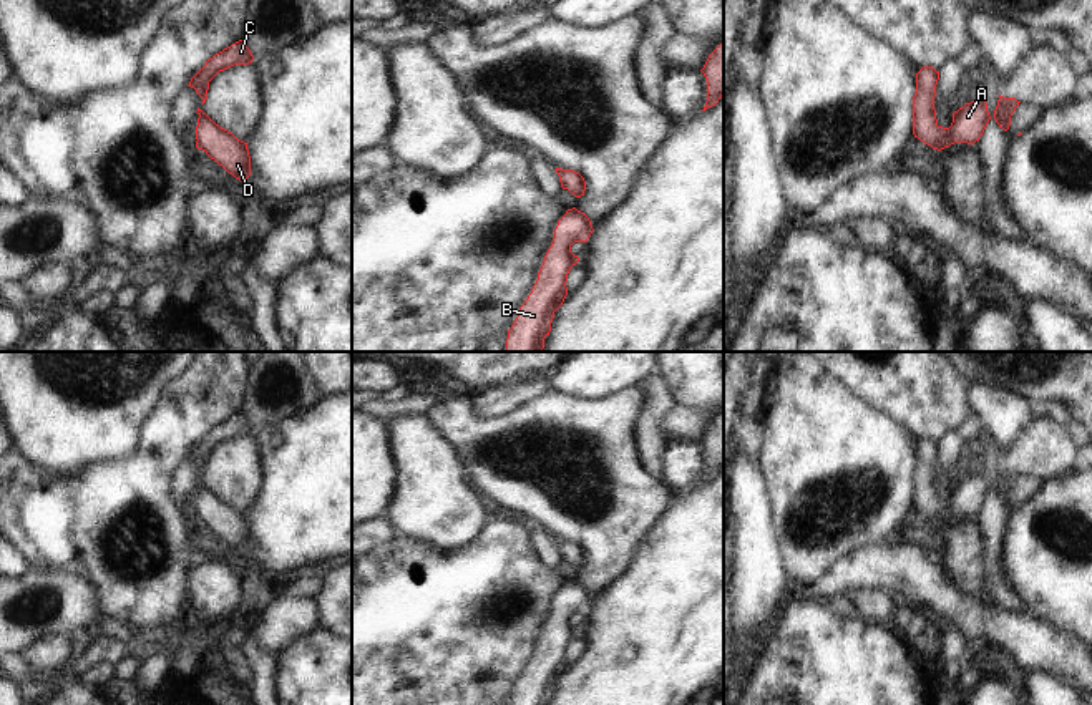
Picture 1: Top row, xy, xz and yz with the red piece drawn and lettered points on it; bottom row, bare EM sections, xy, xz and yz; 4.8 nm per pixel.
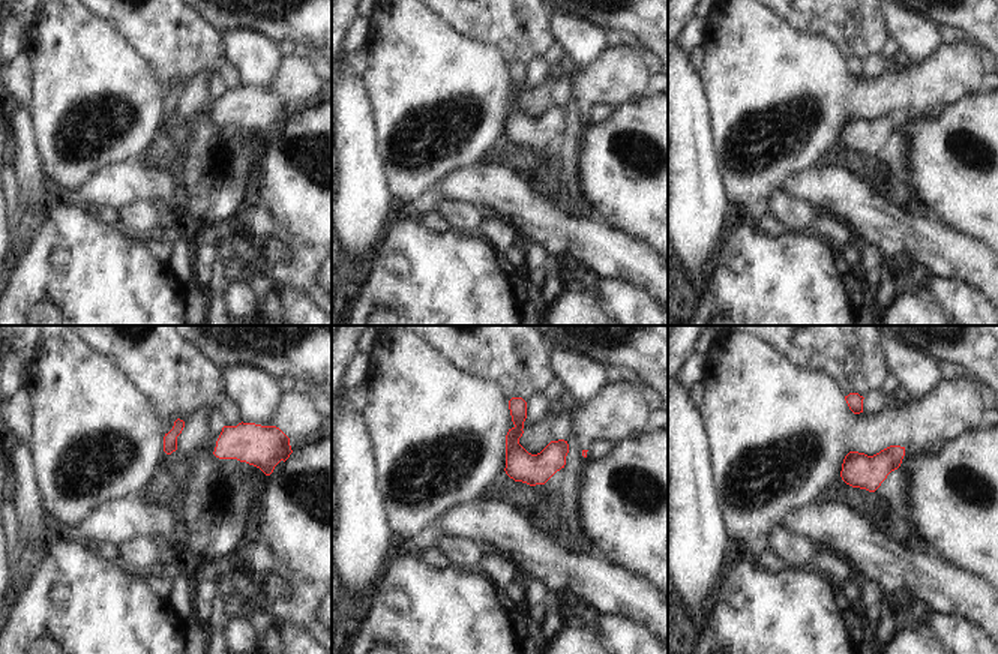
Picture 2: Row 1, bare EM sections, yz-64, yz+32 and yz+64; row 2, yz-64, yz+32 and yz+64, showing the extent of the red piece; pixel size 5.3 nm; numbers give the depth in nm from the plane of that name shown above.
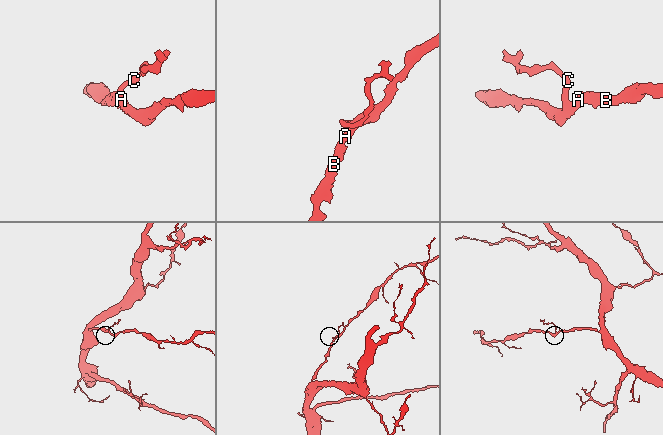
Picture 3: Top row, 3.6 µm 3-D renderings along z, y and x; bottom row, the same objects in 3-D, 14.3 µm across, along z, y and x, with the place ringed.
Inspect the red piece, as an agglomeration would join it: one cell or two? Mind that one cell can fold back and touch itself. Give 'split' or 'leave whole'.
leave whole

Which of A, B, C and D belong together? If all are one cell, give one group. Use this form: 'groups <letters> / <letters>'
groups A B C D

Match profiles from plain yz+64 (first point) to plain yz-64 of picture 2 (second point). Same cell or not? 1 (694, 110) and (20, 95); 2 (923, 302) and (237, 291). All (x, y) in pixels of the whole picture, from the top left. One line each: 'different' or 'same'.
1: different
2: same

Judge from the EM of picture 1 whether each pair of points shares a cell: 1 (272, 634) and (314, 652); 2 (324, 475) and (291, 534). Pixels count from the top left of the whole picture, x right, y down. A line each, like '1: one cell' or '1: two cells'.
1: two cells
2: one cell

